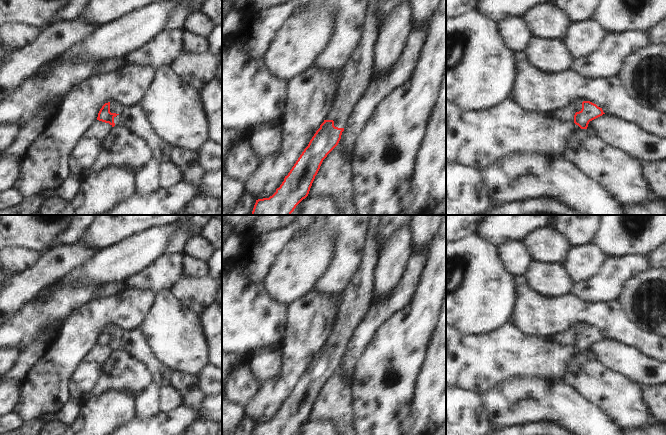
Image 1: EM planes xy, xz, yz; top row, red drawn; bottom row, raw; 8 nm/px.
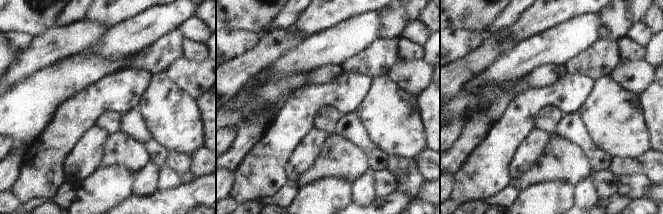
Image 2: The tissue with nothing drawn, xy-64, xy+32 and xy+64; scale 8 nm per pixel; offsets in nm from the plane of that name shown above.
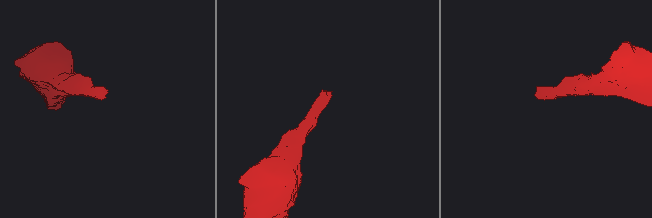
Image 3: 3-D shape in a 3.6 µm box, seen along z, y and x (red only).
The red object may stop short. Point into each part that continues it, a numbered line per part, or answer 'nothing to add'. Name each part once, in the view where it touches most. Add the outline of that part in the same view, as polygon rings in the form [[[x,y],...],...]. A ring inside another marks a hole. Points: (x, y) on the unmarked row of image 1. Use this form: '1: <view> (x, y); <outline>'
1: xy (117, 332); [[[110,326],[110,336],[117,338],[117,340],[114,341],[115,350],[119,350],[120,340],[124,332],[125,331],[120,327]]]

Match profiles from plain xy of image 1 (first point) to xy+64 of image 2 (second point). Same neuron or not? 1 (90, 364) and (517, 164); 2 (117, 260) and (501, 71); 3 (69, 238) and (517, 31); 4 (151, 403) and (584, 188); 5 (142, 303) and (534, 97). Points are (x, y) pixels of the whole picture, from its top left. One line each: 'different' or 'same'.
1: same
2: same
3: different
4: same
5: same

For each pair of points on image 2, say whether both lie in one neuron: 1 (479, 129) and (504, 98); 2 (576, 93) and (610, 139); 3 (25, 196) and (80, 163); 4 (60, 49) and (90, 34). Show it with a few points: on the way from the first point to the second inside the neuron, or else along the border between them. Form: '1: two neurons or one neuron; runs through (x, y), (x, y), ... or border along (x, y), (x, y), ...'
1: one neuron; runs through (483, 121), (497, 106)
2: two neurons; border along (594, 82), (590, 94), (577, 111)
3: two neurons; border along (72, 150), (64, 161), (64, 180)
4: one neuron; runs through (67, 42), (83, 35)

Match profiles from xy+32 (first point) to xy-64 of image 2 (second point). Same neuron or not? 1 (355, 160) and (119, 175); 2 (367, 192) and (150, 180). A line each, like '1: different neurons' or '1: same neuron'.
1: different neurons
2: same neuron

